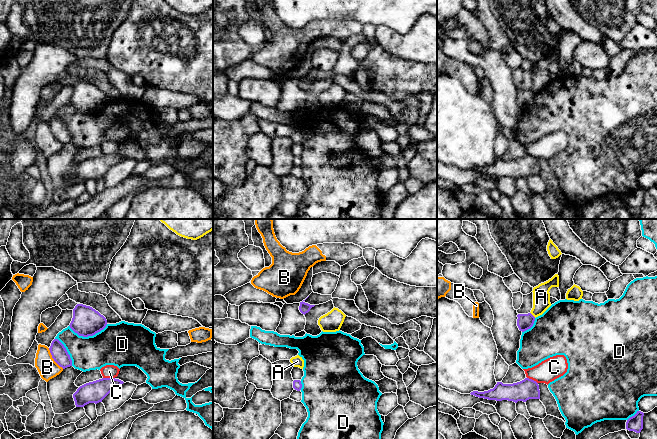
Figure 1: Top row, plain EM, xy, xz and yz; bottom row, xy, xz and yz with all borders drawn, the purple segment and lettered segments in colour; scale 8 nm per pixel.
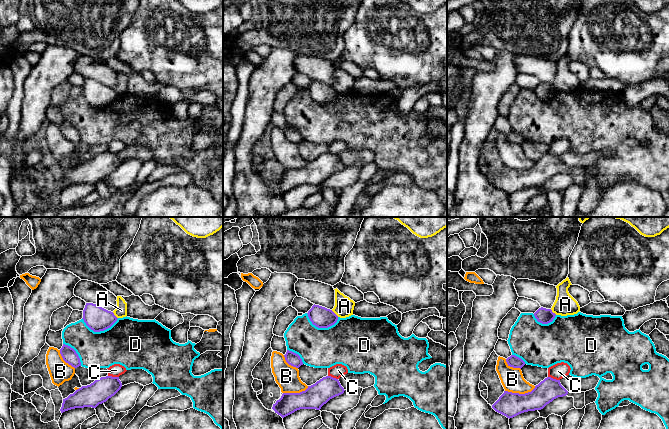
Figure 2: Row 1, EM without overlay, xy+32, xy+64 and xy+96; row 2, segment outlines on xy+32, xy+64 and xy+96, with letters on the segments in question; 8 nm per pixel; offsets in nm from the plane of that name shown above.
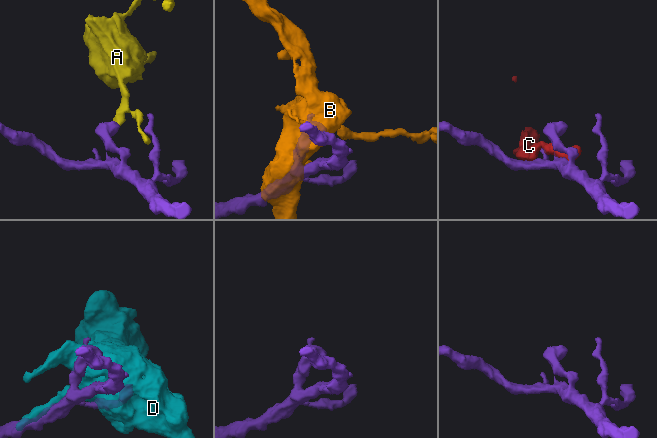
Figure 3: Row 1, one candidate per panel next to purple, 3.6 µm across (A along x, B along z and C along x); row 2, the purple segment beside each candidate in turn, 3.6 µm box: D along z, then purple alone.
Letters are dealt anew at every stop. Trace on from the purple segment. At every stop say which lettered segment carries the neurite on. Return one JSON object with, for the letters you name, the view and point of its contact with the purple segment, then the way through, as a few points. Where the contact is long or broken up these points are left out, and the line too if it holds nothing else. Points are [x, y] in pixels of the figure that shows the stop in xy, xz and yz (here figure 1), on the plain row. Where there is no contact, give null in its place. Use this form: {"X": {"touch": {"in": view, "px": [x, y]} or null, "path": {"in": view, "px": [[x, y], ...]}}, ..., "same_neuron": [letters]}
{"same_neuron": []}

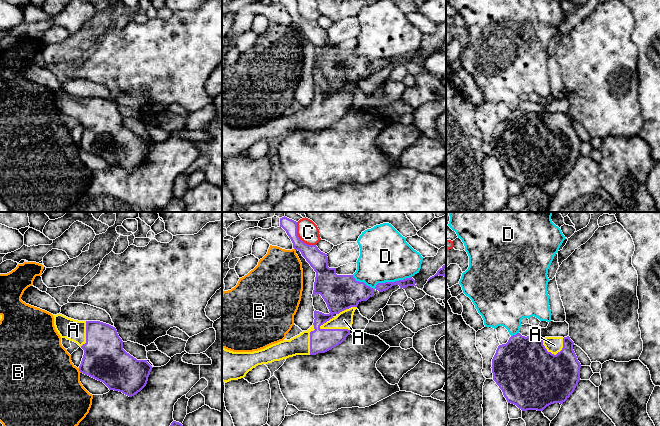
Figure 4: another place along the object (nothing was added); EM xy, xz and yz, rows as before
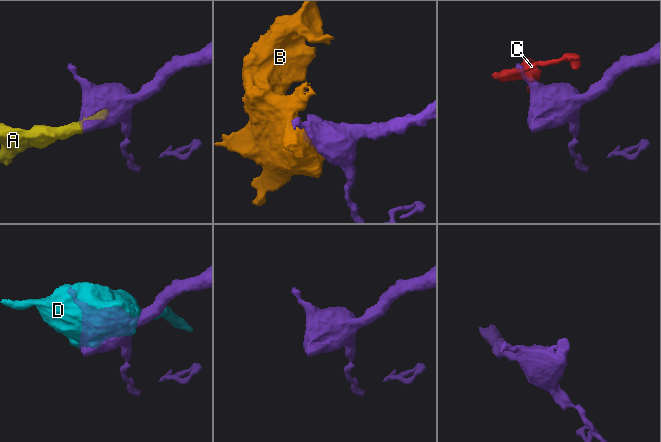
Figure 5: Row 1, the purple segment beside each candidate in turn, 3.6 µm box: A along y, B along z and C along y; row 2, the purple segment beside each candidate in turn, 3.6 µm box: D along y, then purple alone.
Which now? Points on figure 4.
{"A": {"touch": {"in": "xz", "px": [334, 105]}}, "same_neuron": ["A"]}

